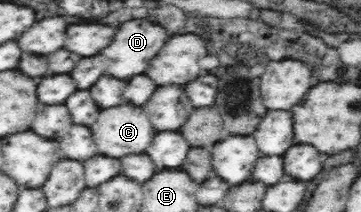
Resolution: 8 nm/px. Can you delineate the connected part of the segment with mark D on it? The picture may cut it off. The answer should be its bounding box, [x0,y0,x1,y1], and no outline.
[101,19,167,79]

